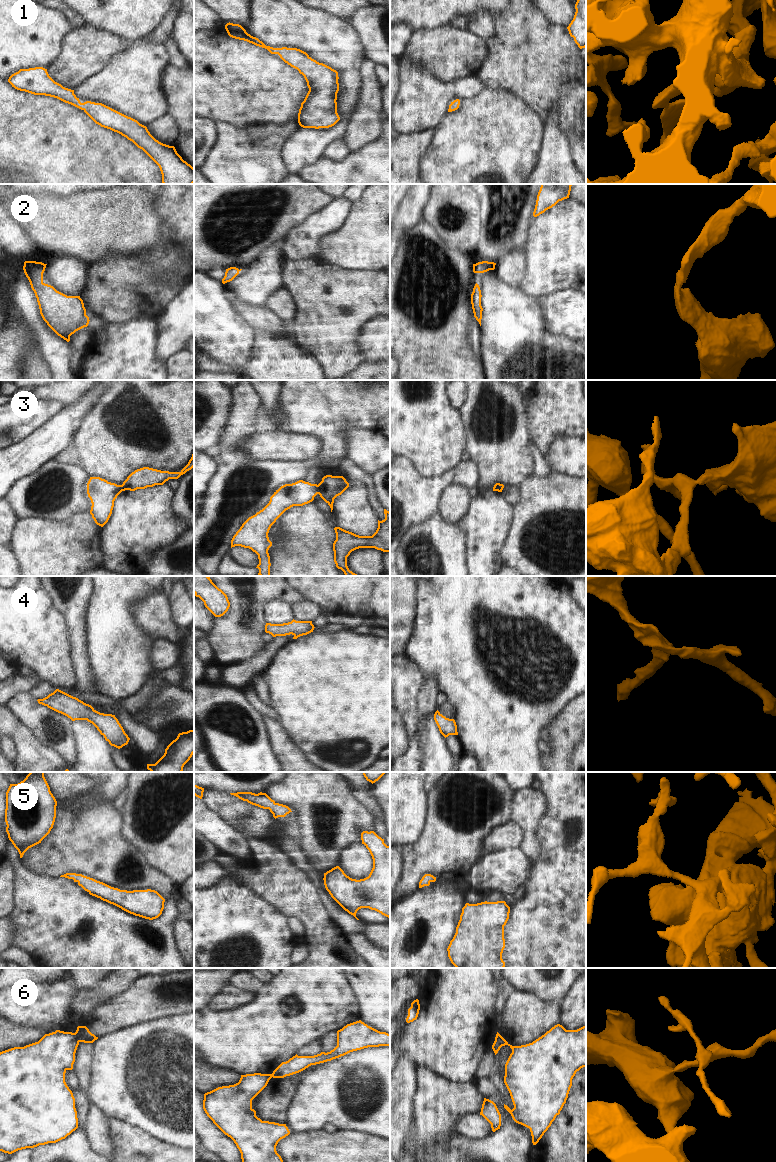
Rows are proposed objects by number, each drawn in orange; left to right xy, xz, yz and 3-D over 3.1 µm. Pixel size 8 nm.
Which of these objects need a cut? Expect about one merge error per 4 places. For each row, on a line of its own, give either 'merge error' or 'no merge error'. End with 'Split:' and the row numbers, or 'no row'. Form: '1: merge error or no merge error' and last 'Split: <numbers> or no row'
1: no merge error
2: no merge error
3: merge error
4: no merge error
5: no merge error
6: merge error
Split: 3, 6

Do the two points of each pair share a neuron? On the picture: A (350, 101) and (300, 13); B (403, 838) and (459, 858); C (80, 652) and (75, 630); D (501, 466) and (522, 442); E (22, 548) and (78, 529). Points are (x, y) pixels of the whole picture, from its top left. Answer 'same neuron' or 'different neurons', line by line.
A: same neuron
B: different neurons
C: same neuron
D: same neuron
E: same neuron

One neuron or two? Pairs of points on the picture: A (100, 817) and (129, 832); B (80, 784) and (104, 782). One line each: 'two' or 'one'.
A: two
B: two

